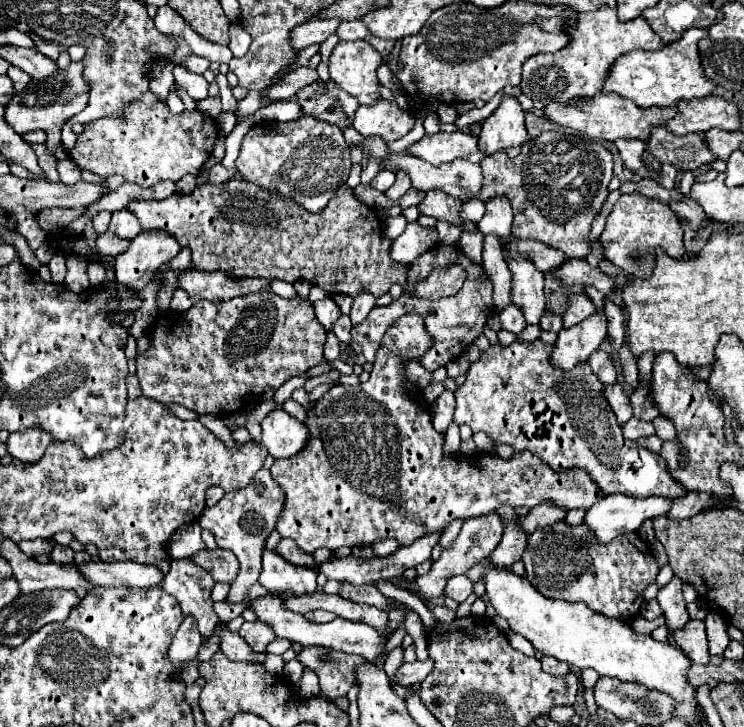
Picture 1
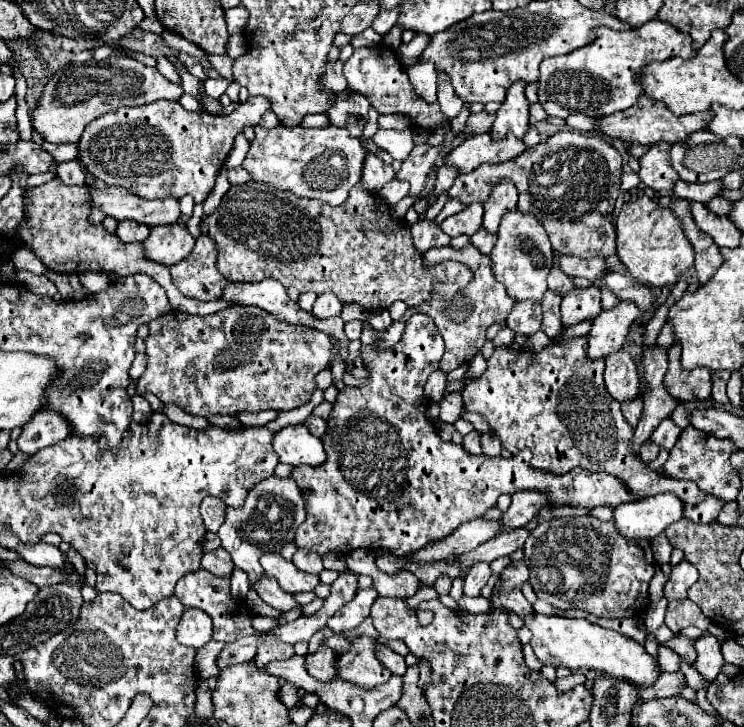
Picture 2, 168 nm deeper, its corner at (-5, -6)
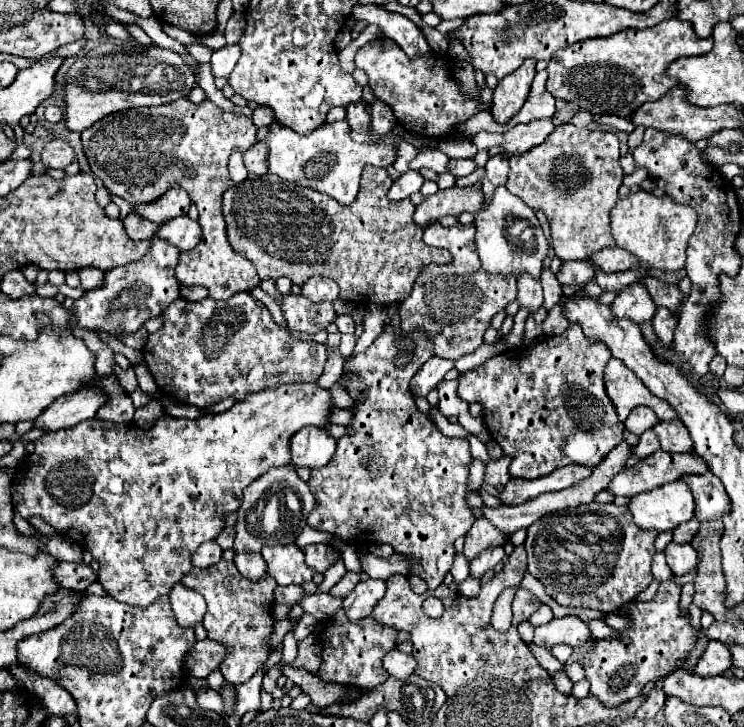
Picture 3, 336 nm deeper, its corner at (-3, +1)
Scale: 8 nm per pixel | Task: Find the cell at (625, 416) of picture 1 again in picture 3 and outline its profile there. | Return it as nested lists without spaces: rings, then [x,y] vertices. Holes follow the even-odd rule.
[[[636,406],[636,408],[630,412],[630,416],[626,418],[626,428],[628,428],[632,434],[640,436],[642,432],[654,428],[656,422],[660,422],[660,418],[656,418],[656,414],[654,414],[652,408],[648,408],[648,406]]]

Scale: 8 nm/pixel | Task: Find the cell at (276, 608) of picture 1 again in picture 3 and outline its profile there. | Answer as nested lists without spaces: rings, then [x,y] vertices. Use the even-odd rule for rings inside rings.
[[[390,650],[386,654],[386,664],[384,664],[386,672],[394,678],[408,678],[414,674],[414,668],[416,668],[416,660],[412,658],[412,654],[404,654],[400,650]]]

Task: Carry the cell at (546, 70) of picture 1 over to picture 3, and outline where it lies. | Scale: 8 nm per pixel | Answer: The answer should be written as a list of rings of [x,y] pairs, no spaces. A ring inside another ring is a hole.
[[[672,18],[672,20],[664,20],[652,28],[644,28],[644,30],[624,30],[618,32],[614,36],[608,38],[590,38],[590,40],[582,40],[576,42],[564,50],[558,50],[550,64],[548,64],[548,82],[546,82],[546,90],[554,96],[554,98],[562,98],[582,110],[588,110],[592,114],[616,114],[616,116],[624,116],[628,118],[628,114],[632,114],[632,110],[636,110],[638,106],[642,106],[644,102],[654,102],[660,100],[670,88],[678,86],[676,78],[668,78],[666,70],[668,66],[682,56],[702,56],[708,54],[712,50],[714,42],[712,38],[698,38],[692,24]]]

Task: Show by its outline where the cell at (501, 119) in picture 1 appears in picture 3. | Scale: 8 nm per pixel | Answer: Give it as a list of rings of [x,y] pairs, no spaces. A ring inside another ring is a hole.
[[[528,58],[518,70],[498,80],[490,106],[490,112],[498,124],[508,124],[508,120],[522,108],[522,104],[530,94],[534,76],[536,76],[536,60]]]

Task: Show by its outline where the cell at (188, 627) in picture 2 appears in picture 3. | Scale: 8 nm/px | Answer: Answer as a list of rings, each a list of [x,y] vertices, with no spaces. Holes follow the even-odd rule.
[[[176,584],[170,590],[170,604],[172,610],[176,614],[176,622],[184,628],[194,628],[198,622],[202,622],[204,614],[206,614],[206,606],[204,606],[204,598],[200,598],[200,594],[196,594],[194,590],[188,590],[184,584]]]

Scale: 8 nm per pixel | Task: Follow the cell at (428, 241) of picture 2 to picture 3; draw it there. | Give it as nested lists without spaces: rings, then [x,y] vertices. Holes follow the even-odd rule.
[[[452,186],[448,190],[438,190],[434,196],[424,198],[414,212],[414,222],[420,226],[430,226],[436,224],[438,218],[452,214],[458,216],[462,212],[478,212],[480,206],[484,202],[482,190],[478,190],[476,186],[468,186],[468,188],[460,188],[460,186]]]

